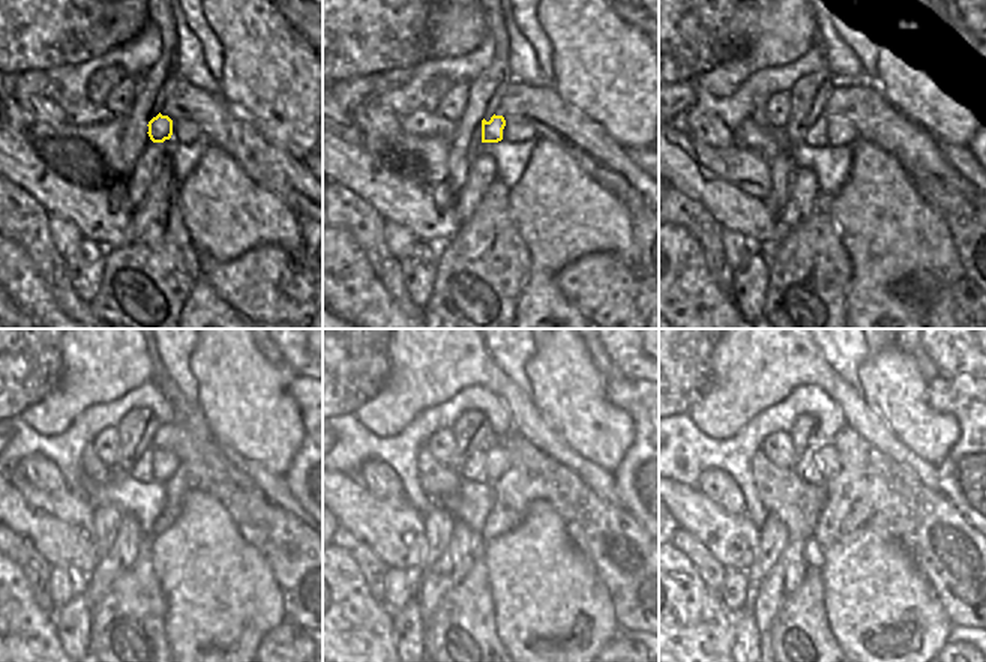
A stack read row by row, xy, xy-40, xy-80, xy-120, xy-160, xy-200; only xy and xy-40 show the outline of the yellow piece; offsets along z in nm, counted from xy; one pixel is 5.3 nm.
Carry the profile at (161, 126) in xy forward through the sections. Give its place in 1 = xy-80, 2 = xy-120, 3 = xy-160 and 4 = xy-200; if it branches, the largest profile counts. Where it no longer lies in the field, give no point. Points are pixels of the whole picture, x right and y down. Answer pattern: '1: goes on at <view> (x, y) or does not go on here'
1: goes on at xy-80 (815, 137)
2: goes on at xy-120 (141, 470)
3: goes on at xy-160 (473, 469)
4: goes on at xy-200 (806, 466)

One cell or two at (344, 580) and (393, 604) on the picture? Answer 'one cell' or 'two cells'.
two cells

